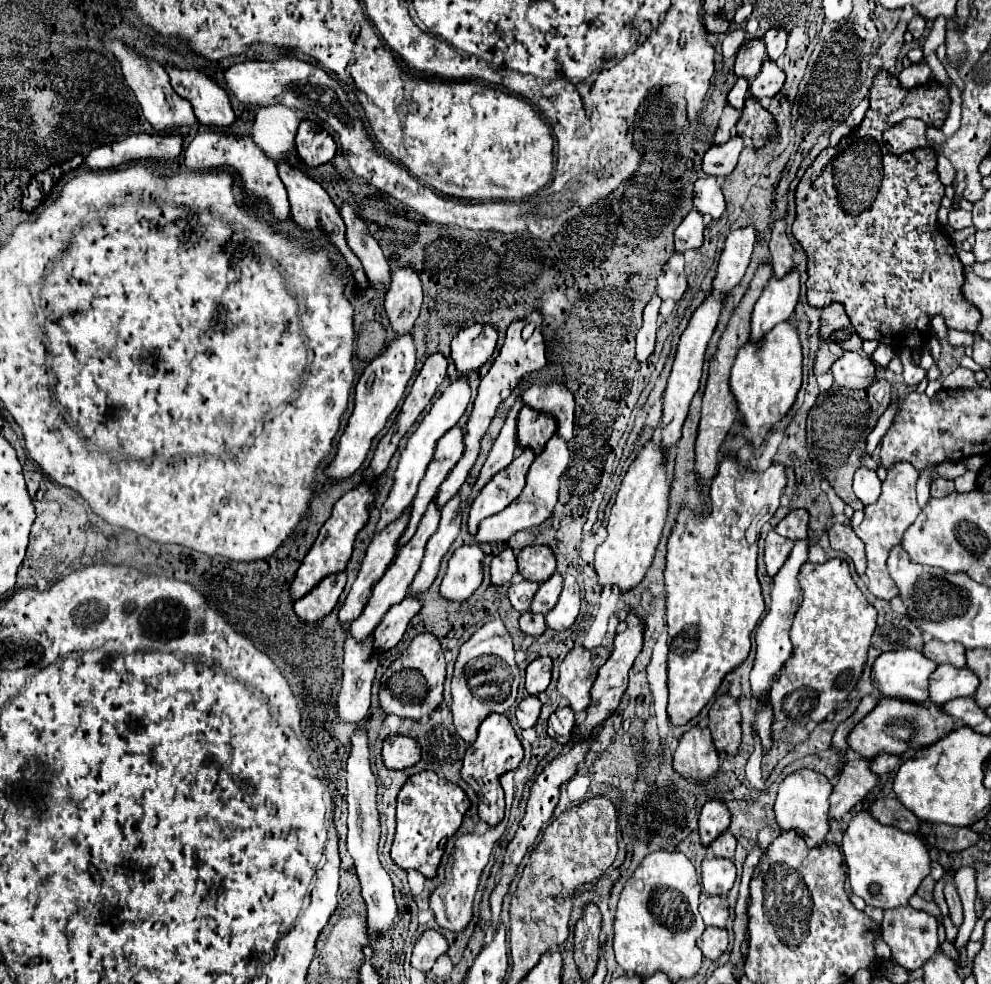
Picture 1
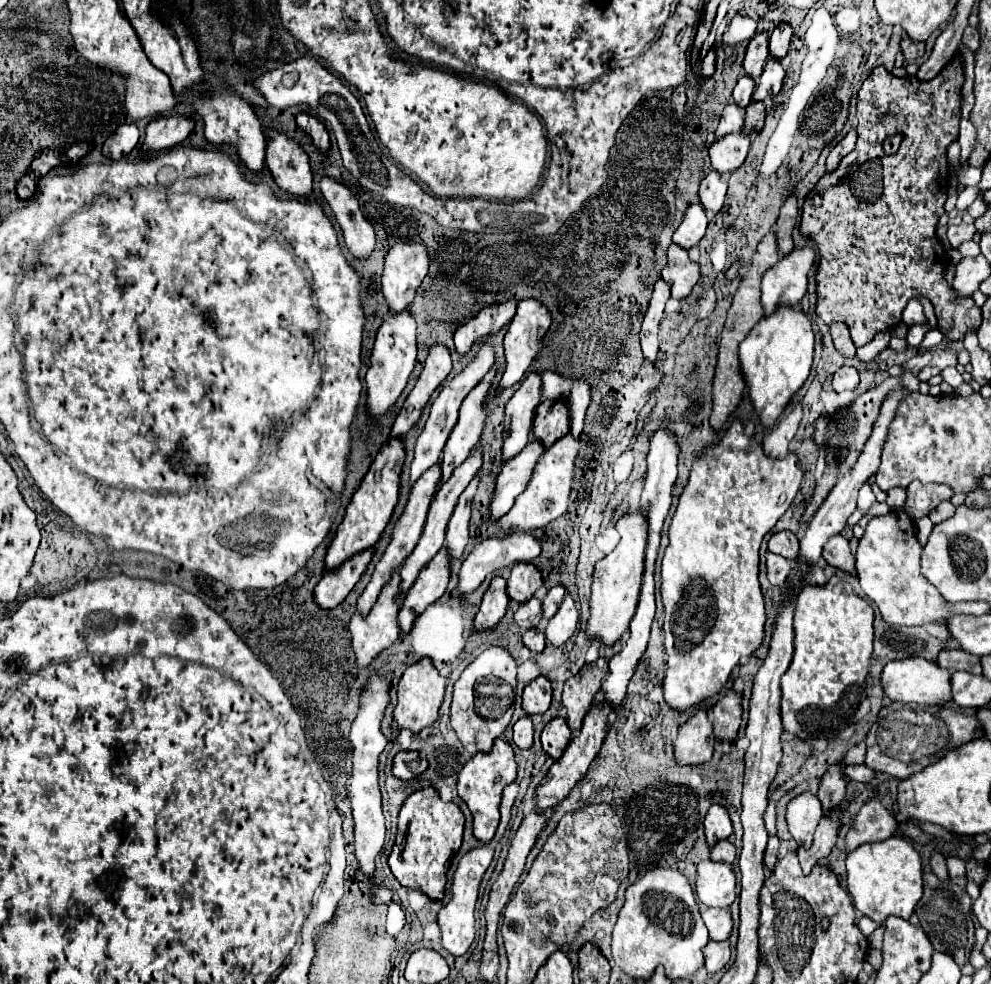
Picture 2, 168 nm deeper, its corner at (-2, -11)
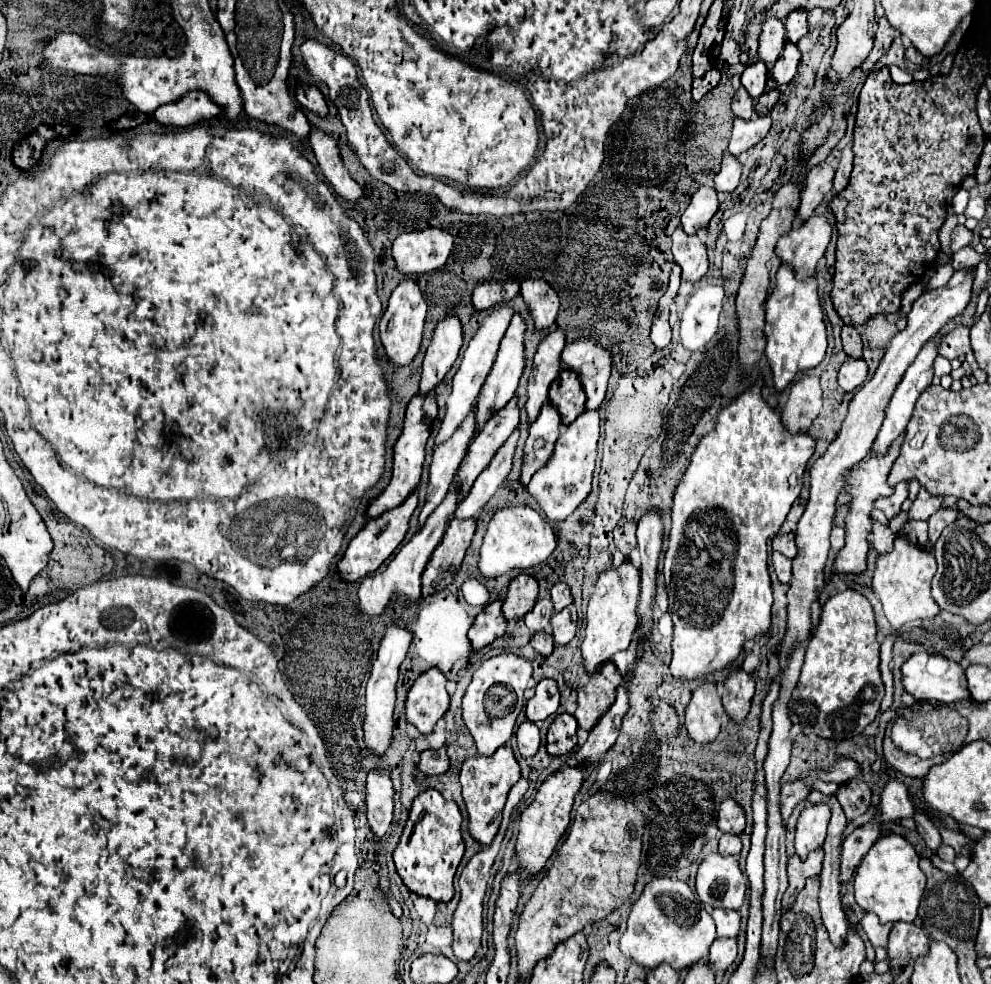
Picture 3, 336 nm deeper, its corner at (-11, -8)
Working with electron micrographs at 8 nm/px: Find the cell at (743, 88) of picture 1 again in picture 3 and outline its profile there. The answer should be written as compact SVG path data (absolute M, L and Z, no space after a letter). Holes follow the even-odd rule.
M761 61L747 65L747 69L743 71L743 77L741 77L743 87L747 89L747 93L753 99L757 99L765 91L765 81L767 81L767 67Z

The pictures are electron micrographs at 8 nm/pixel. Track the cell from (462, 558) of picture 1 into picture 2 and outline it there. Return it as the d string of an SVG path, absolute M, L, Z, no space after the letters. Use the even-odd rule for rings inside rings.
M510 532L508 536L488 536L480 544L476 544L474 550L464 560L464 564L460 568L460 576L458 576L458 590L462 594L472 592L484 582L484 578L490 572L494 572L498 568L504 568L504 566L510 568L514 562L532 562L540 552L542 552L540 542L530 532Z

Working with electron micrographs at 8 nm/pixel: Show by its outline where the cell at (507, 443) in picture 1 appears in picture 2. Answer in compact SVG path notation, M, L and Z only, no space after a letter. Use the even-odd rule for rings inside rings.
M538 372L528 374L520 388L506 404L504 414L504 460L510 460L530 442L536 406L542 402L542 378Z

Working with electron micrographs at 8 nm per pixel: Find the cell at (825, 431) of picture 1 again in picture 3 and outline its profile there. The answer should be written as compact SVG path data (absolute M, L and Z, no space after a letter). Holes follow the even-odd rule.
M955 327L947 337L943 337L939 345L939 355L947 357L949 361L967 353L971 353L971 339L967 327Z

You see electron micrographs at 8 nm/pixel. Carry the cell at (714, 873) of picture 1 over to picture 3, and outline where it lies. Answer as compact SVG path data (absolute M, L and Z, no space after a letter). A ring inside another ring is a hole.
M709 853L697 871L697 895L701 903L721 909L739 909L745 901L747 879L735 857Z

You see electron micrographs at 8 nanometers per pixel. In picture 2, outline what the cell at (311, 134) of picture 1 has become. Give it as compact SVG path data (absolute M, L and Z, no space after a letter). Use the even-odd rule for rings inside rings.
M300 112L300 114L296 116L296 122L298 122L298 126L300 126L306 134L310 134L310 136L312 136L314 146L316 146L322 154L330 148L328 132L326 132L324 124L322 124L316 116L310 116L310 114L306 114L306 112Z

